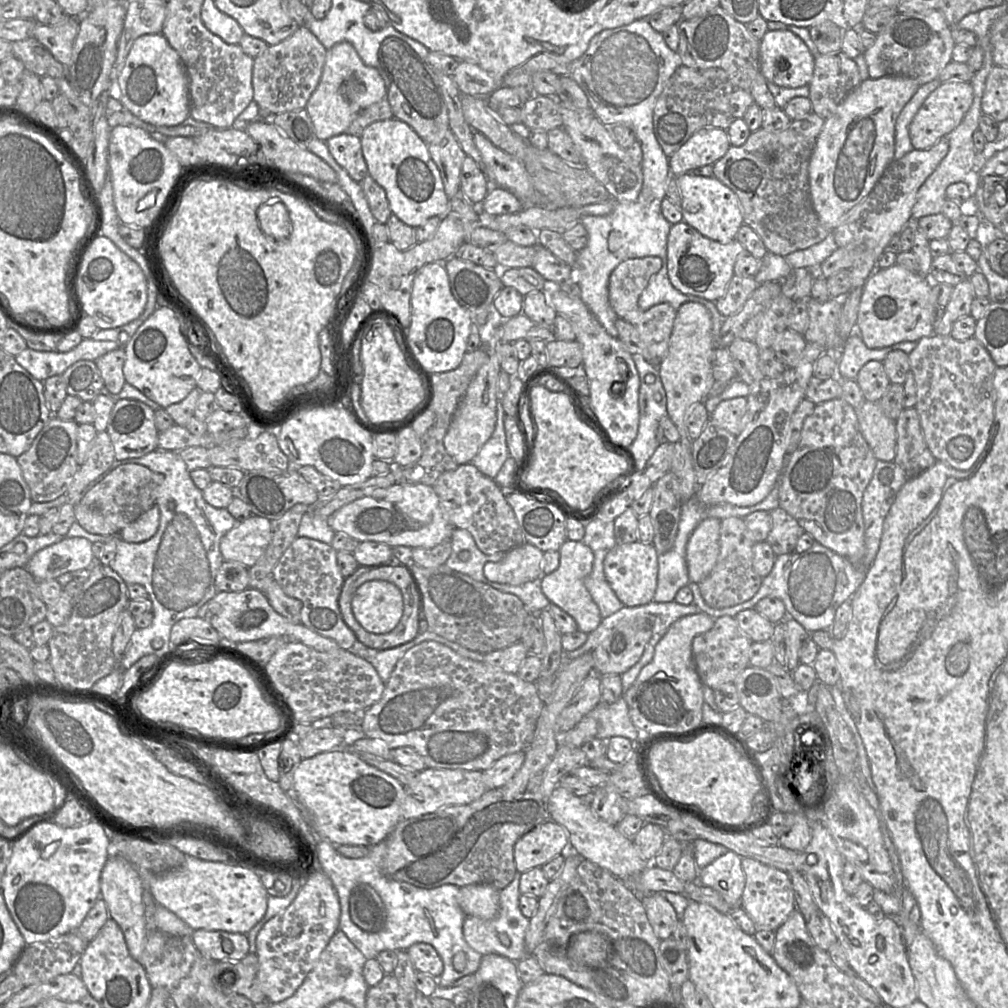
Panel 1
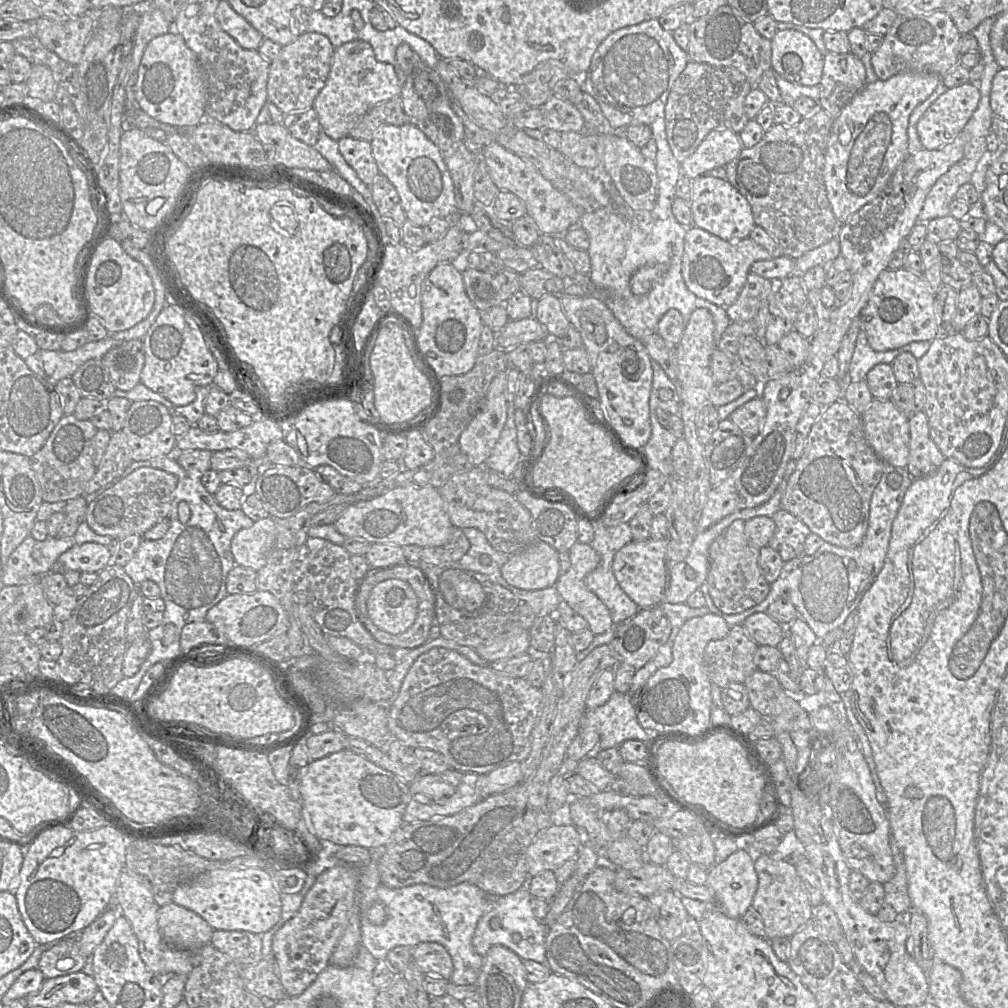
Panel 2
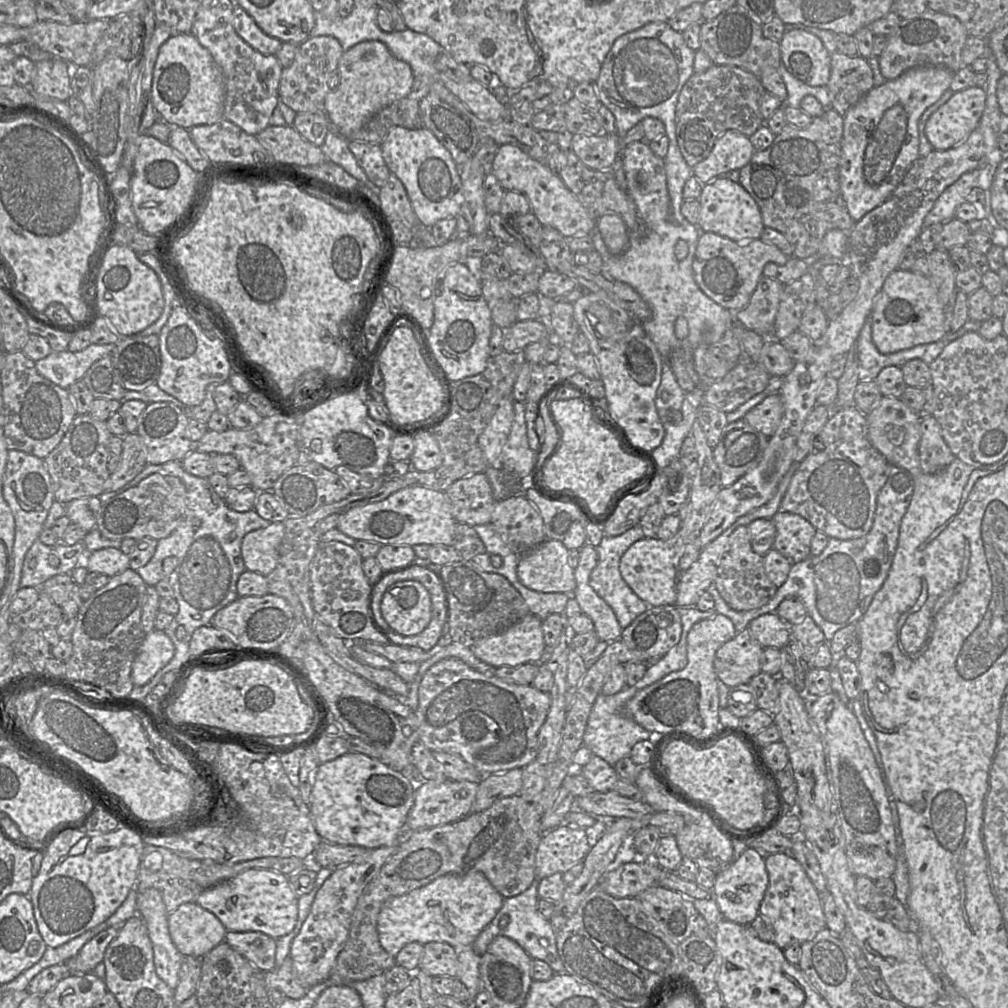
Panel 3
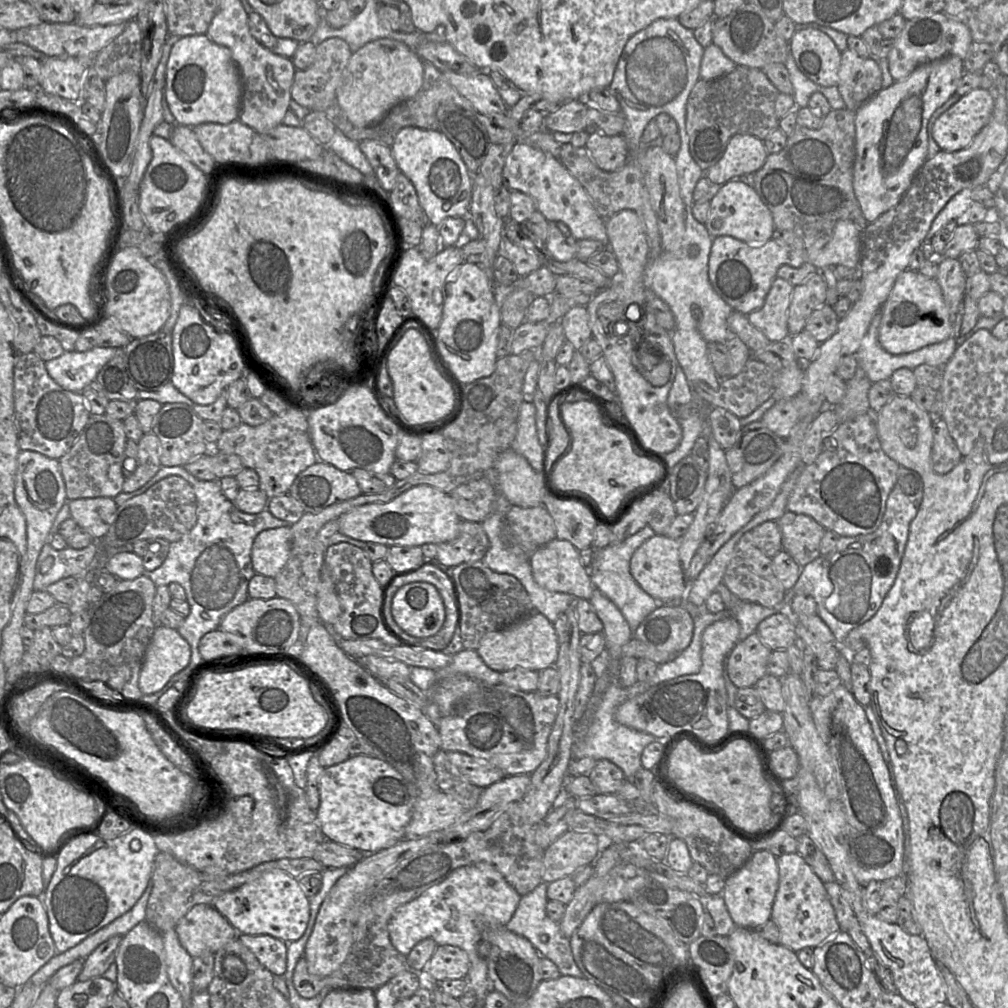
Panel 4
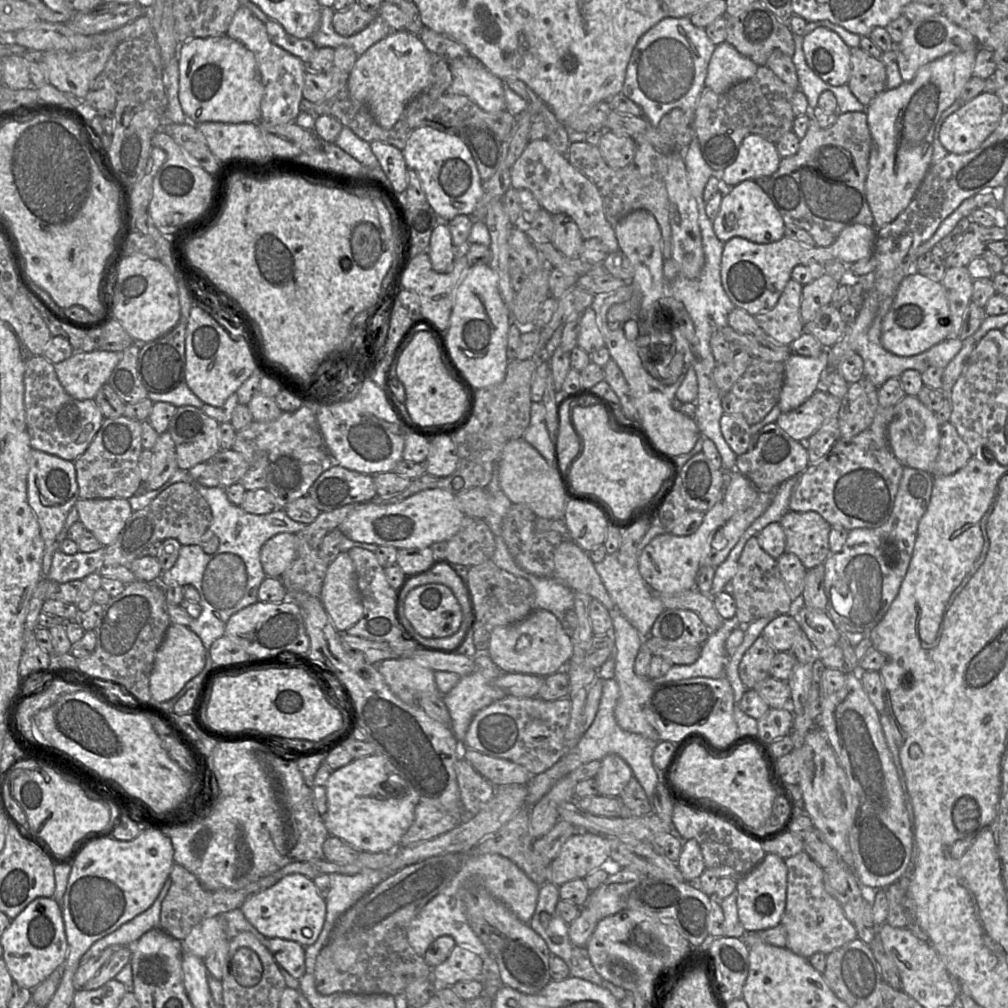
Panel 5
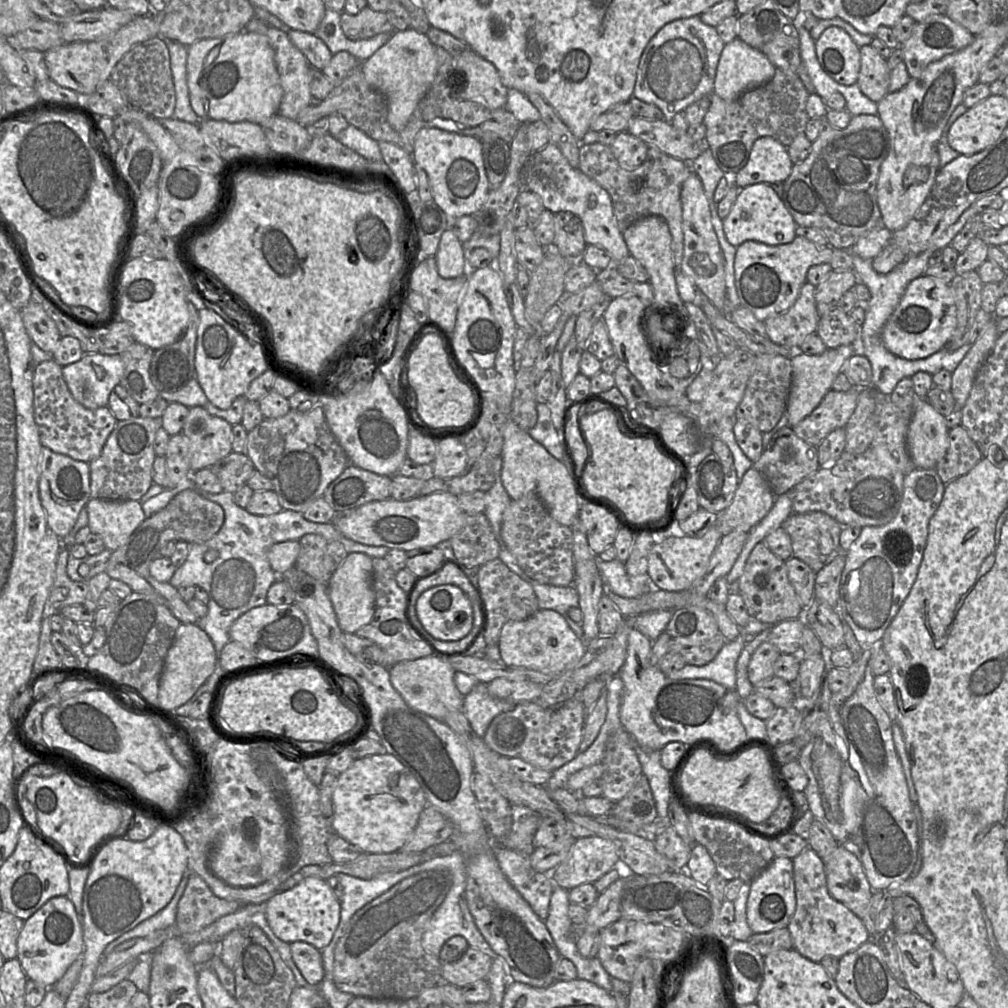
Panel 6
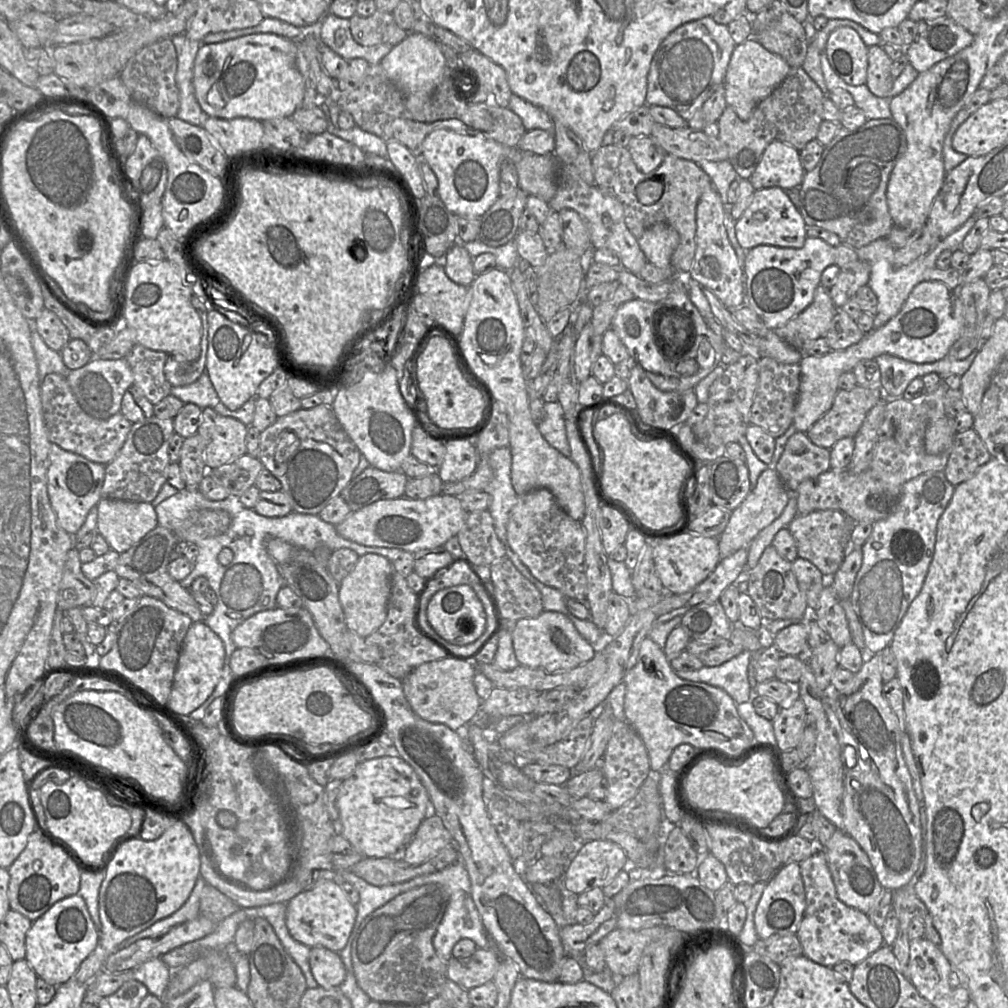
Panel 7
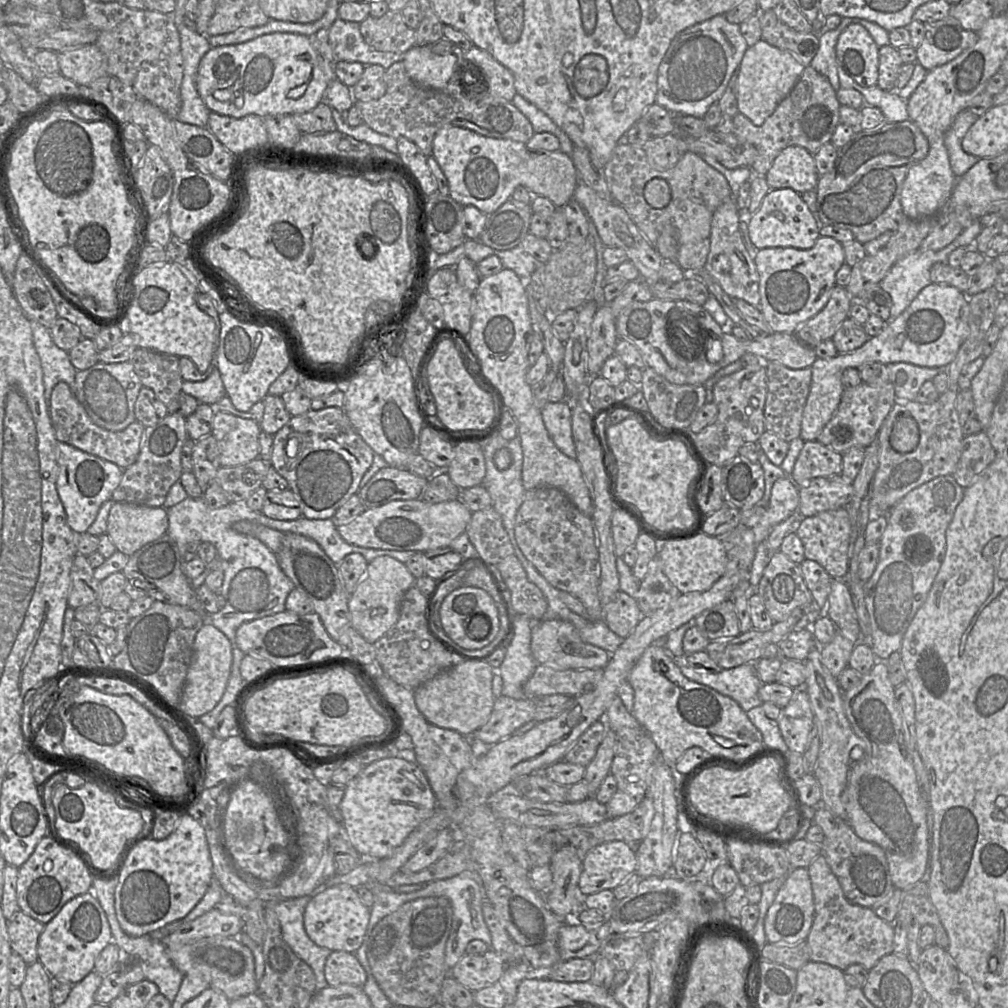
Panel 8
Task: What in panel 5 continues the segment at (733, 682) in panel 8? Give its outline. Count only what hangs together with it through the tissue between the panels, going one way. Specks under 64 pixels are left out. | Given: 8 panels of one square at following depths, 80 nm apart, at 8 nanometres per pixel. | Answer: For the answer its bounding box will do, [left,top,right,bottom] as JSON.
[653,618,746,683]

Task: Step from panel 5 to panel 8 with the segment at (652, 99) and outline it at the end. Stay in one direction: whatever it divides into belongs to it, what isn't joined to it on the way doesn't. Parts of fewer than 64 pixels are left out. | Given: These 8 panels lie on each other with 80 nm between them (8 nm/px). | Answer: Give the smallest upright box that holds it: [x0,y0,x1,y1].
[655,15,748,118]

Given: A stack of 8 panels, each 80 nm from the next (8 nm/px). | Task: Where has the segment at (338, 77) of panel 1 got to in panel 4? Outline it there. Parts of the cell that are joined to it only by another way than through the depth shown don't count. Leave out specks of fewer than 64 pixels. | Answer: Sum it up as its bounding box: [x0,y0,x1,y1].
[336,38,424,127]

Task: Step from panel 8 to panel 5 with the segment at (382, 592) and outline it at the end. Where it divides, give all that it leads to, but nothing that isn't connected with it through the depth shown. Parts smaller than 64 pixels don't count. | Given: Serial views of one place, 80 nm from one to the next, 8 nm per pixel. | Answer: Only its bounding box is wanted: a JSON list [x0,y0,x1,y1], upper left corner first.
[320,552,364,633]

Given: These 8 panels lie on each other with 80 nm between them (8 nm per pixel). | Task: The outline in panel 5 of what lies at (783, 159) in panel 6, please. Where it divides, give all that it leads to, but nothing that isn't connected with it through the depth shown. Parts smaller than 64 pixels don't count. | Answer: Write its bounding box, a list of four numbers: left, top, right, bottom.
[714,135,782,186]

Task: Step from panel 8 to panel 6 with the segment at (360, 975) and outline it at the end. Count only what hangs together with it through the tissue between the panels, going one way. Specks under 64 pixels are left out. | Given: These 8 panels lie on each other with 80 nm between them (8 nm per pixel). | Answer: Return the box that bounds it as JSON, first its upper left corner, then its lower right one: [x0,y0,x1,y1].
[289,942,325,986]

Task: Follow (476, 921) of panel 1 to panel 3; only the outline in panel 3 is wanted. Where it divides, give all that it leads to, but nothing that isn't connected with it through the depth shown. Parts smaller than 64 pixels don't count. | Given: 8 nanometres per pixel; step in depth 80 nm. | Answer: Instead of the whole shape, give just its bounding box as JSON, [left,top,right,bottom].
[474,879,564,973]

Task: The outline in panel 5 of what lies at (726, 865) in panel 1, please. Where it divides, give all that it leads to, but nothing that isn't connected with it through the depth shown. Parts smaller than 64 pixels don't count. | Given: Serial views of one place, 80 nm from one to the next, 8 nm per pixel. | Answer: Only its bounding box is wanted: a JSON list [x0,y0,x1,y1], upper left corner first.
[735,853,787,932]

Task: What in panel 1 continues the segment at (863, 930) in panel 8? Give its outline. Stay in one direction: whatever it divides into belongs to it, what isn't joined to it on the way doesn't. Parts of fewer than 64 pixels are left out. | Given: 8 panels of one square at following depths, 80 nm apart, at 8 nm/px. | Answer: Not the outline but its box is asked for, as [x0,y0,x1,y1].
[740,857,795,932]

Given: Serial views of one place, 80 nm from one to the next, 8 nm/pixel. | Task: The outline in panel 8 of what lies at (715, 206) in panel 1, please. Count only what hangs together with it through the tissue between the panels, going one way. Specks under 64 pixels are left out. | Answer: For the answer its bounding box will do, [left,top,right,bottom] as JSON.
[747,189,821,250]

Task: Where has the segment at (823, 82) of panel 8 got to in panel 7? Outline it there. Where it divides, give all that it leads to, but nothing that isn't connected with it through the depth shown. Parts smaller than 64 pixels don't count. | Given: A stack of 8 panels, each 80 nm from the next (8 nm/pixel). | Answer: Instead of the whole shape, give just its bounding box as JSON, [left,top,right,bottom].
[717,68,827,179]

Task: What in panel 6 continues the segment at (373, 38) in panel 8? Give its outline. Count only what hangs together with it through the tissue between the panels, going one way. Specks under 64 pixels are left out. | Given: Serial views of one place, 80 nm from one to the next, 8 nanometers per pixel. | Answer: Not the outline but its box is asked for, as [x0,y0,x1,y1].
[340,7,395,40]

